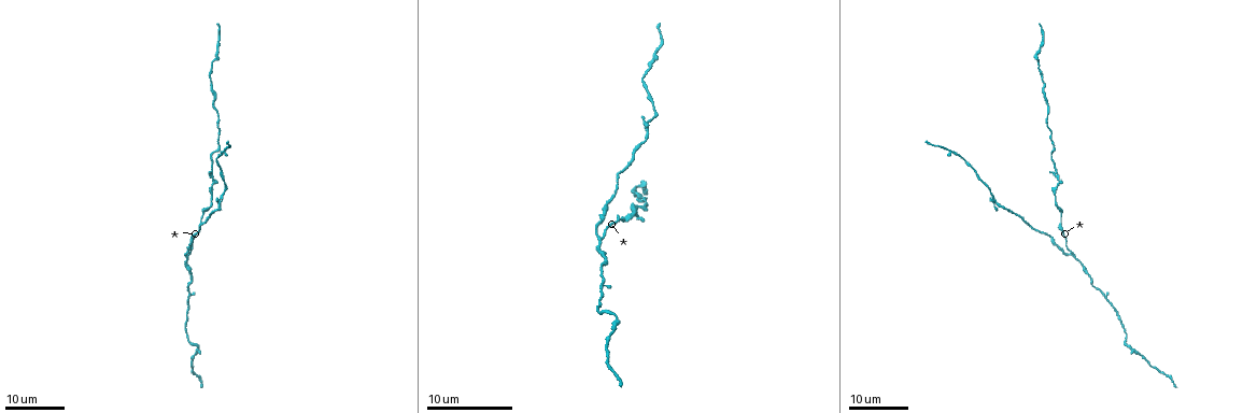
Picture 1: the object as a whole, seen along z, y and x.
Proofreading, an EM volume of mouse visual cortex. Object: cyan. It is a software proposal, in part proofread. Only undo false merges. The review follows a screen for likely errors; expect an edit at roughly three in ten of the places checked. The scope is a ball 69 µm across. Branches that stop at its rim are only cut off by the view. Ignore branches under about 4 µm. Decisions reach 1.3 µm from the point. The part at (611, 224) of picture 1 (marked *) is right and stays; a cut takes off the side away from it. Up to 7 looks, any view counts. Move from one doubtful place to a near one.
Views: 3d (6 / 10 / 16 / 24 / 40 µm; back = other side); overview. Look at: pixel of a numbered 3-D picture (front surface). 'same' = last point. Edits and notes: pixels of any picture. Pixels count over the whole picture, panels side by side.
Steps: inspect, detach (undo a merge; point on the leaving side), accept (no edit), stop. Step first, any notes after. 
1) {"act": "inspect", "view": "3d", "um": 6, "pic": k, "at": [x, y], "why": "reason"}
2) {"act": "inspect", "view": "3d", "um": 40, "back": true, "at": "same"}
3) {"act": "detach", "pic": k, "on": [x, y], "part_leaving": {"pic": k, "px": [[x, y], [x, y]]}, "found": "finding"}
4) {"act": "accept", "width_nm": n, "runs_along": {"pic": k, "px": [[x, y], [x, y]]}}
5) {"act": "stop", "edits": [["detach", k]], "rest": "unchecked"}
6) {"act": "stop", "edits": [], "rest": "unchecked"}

{"act": "inspect", "view": "3d", "um": 16, "pic": 1, "at": [993, 199], "why": "calibre changes"}

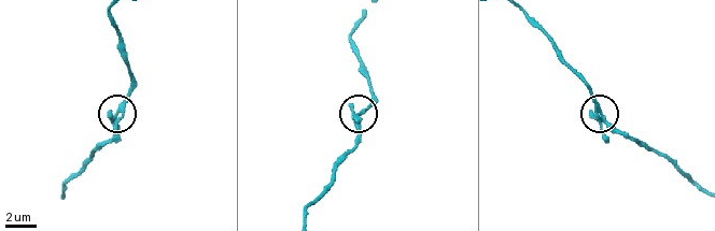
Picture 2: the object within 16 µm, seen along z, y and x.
{"act": "inspect", "view": "3d", "um": 6, "pic": 2, "at": [601, 109]}

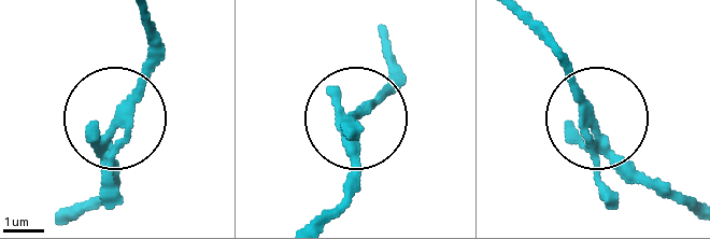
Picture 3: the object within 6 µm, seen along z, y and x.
{"act": "accept", "arms": 3, "found": "continuous, no second neuron"}

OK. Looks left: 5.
{"act": "inspect", "view": "3d", "um": 16, "pic": 1, "at": [598, 236], "why": "a fork"}

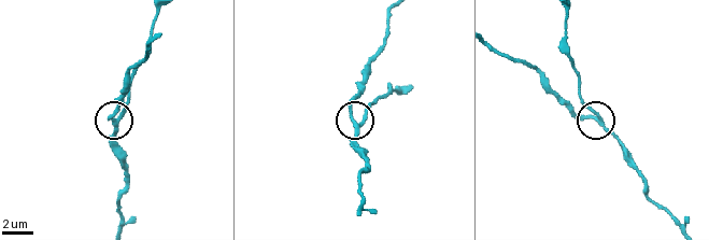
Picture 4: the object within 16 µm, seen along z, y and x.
{"act": "inspect", "view": "3d", "um": 10, "pic": 4, "at": [353, 120]}

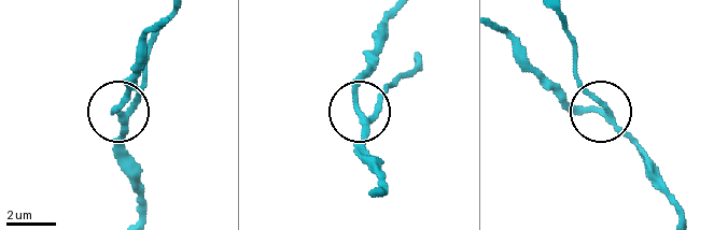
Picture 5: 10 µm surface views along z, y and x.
{"act": "accept", "arms": 3, "runs_along": {"pic": 5, "px": [[397, 77], [361, 115], [361, 162]]}, "found": "all the same neuron"}

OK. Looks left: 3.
{"act": "inspect", "view": "3d", "um": 24, "pic": 1, "at": [636, 217], "why": "sudden change in width"}

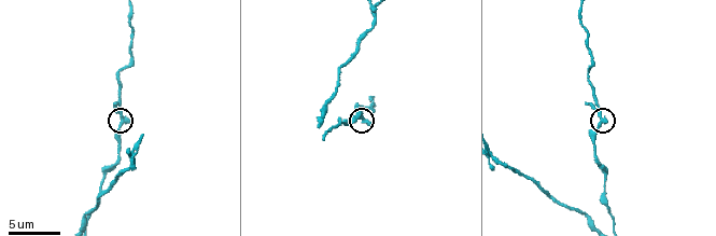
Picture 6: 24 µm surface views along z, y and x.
{"act": "inspect", "view": "3d", "um": 6, "pic": 6, "at": [364, 120]}

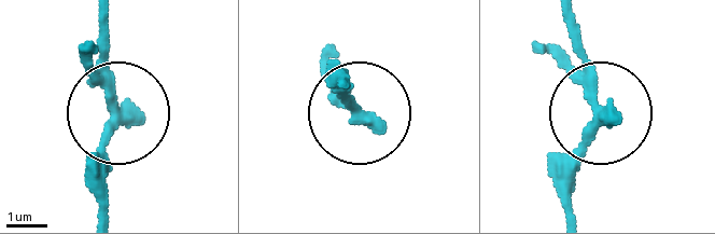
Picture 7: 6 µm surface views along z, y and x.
{"act": "accept", "runs_along": {"pic": 7, "px": [[571, 208], [571, 156], [599, 115], [571, 12]]}, "found": "all the same neuron"}

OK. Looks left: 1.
{"act": "stop", "edits": [], "rest": "unchecked"}

